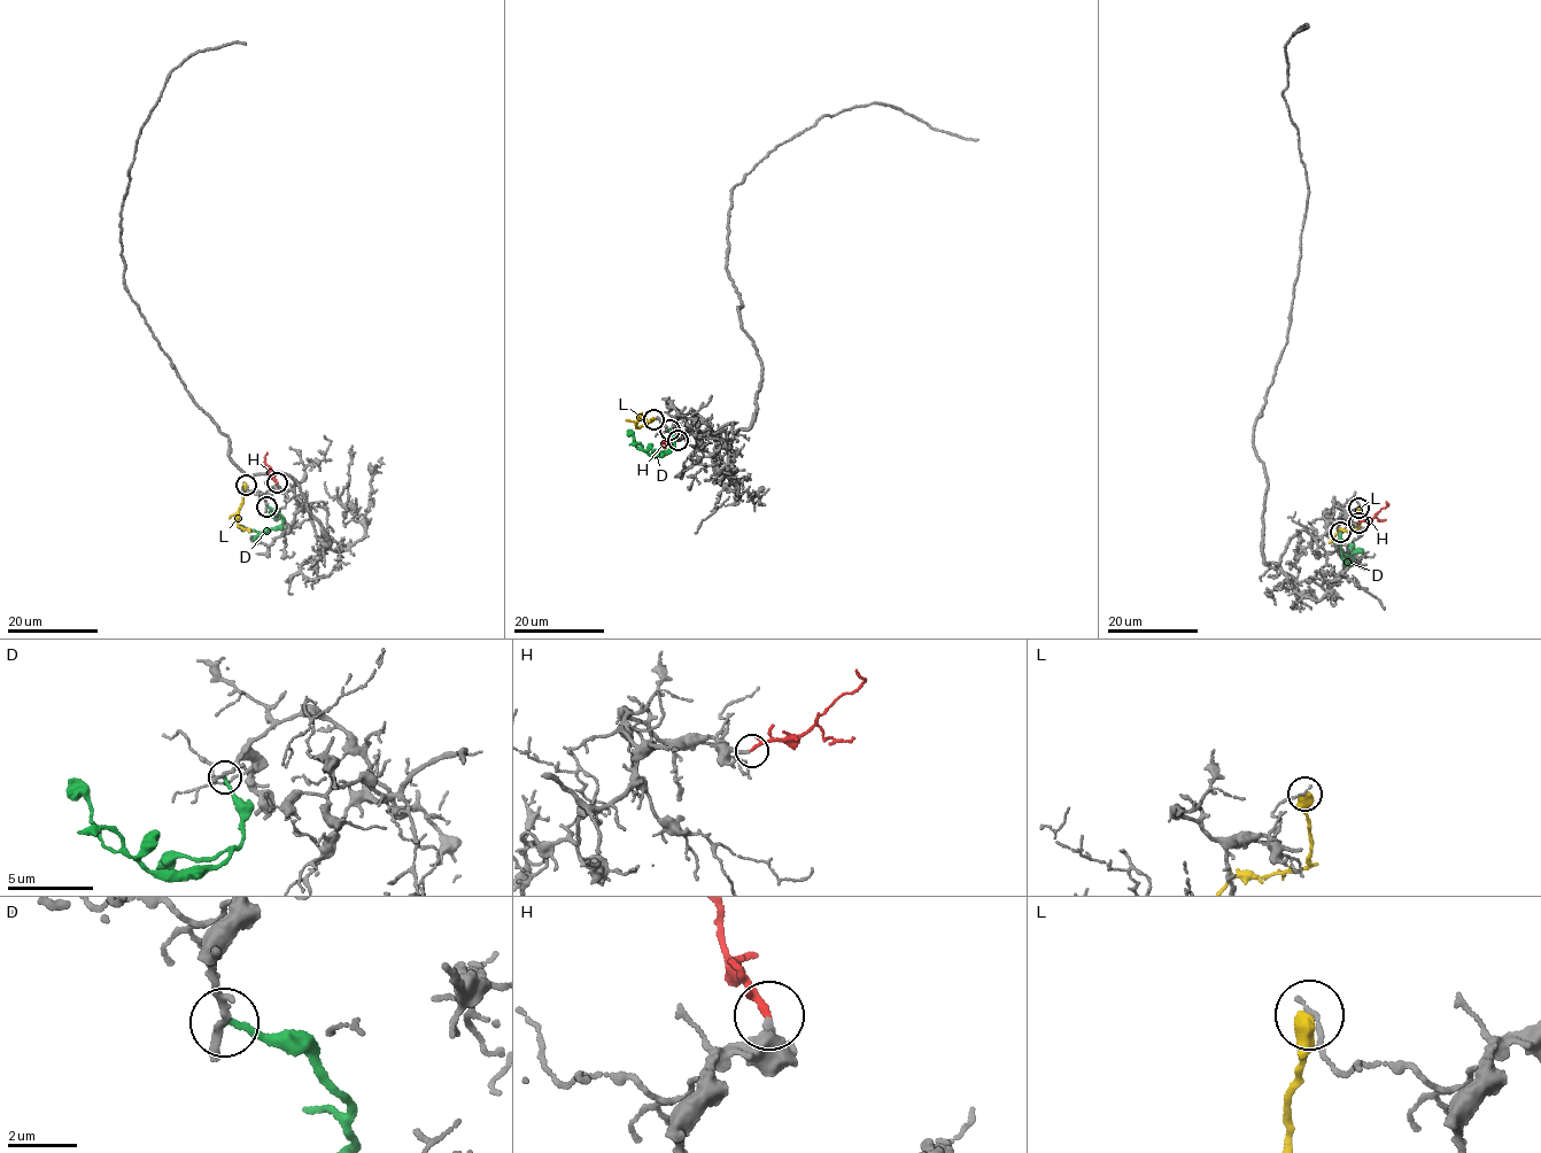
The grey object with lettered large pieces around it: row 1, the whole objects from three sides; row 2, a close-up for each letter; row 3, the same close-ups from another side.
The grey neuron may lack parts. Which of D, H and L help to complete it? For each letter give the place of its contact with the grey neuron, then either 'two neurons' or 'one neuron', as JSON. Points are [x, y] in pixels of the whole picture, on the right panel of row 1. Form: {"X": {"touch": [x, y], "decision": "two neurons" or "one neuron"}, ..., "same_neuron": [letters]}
{"D": {"touch": [1340, 532], "decision": "two neurons"}, "H": {"touch": [1358, 523], "decision": "one neuron"}, "L": {"touch": [1358, 508], "decision": "two neurons"}, "same_neuron": ["H"]}

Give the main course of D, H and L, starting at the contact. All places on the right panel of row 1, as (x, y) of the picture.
D: (1339, 533), (1342, 558), (1348, 563), (1354, 558), (1352, 543)
H: (1358, 524), (1370, 519), (1387, 504), (1386, 501)
L: (1358, 508), (1360, 526), (1338, 532), (1329, 543)

